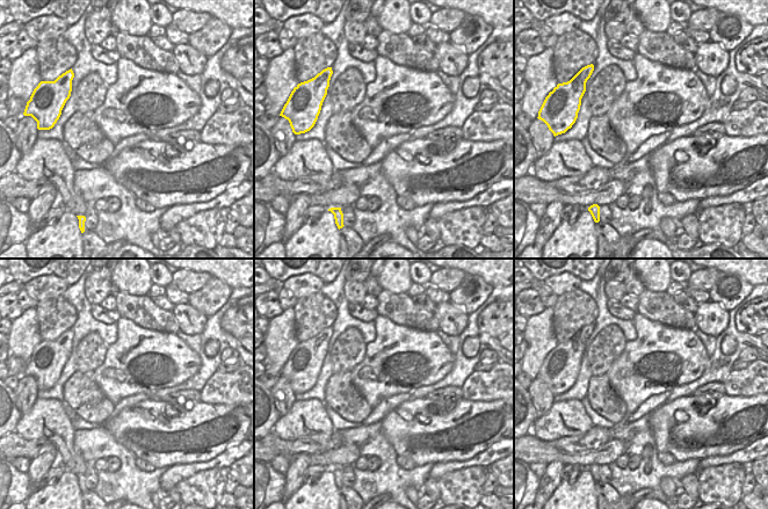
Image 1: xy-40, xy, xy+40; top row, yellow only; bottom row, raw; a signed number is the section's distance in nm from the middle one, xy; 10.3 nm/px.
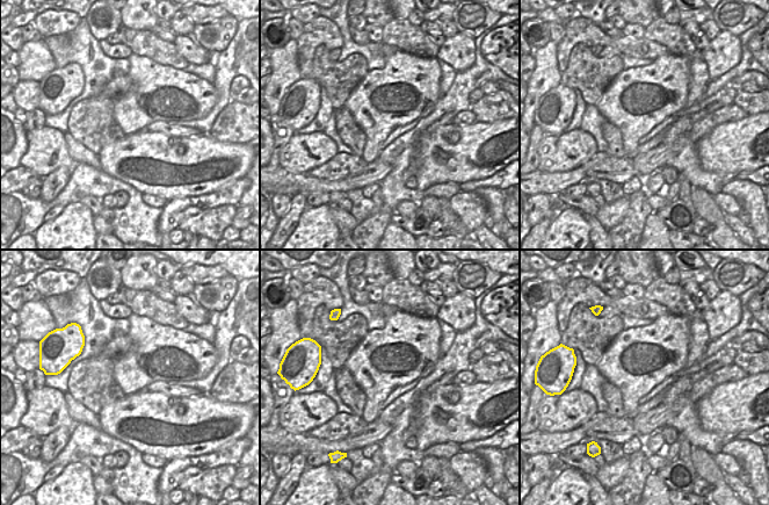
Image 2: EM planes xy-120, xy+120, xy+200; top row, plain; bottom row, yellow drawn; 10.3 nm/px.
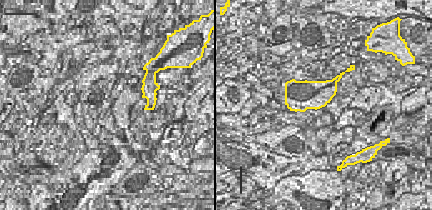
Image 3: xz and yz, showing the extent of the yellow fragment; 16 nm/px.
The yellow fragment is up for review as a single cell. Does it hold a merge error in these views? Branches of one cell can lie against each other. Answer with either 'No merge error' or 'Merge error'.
No merge error.

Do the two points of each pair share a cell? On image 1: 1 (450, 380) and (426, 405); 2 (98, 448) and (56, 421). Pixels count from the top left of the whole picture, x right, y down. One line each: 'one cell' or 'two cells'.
1: two cells
2: two cells

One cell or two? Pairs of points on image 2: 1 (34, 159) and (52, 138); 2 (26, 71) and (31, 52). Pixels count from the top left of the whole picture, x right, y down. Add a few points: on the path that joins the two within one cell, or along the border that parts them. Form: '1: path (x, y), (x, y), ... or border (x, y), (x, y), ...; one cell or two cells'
1: path (38, 154), (49, 143); one cell
2: path (30, 66), (31, 57); one cell

